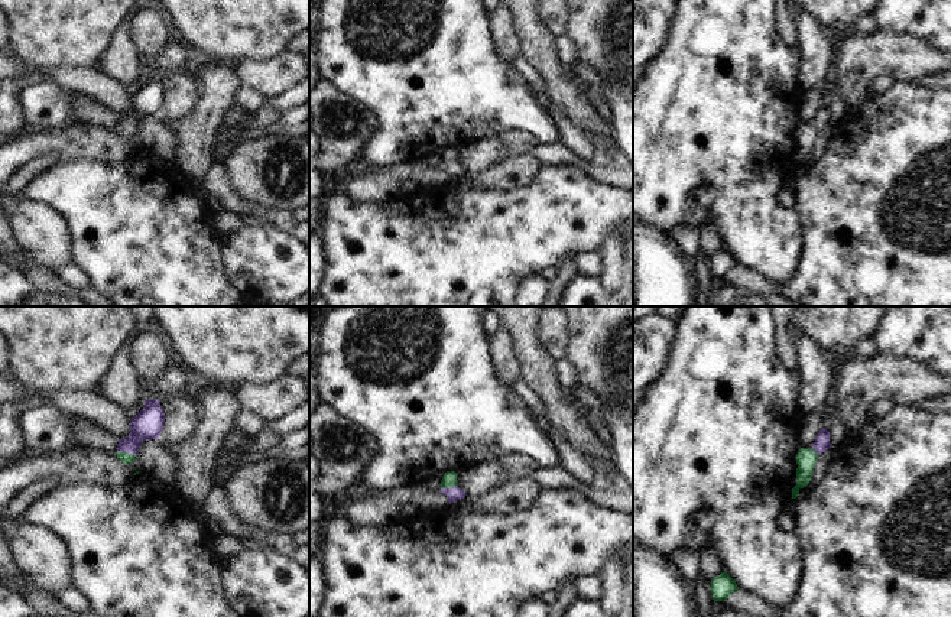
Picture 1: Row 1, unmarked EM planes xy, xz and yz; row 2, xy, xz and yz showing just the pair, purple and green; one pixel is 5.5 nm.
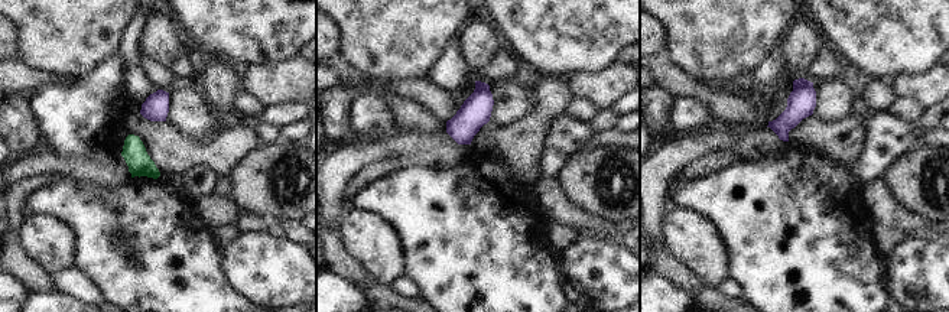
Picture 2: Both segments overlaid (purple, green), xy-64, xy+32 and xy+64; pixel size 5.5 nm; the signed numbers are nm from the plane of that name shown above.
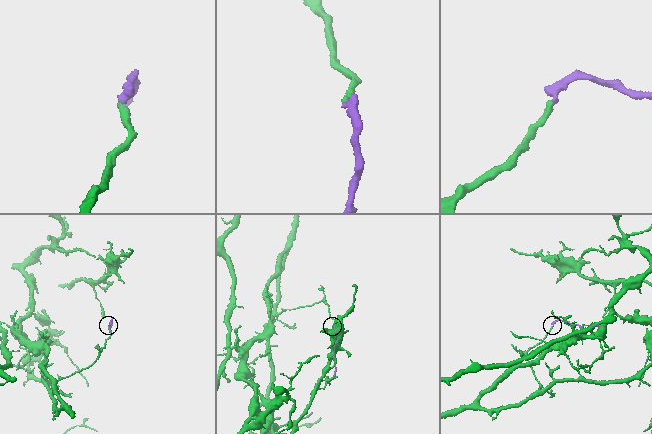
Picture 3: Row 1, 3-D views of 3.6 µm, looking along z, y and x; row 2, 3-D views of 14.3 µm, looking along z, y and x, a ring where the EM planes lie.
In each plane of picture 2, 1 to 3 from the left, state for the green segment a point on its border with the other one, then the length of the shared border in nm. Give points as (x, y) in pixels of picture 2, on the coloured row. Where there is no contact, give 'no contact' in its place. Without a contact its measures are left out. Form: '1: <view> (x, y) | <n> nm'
1: no contact
2: no contact
3: no contact

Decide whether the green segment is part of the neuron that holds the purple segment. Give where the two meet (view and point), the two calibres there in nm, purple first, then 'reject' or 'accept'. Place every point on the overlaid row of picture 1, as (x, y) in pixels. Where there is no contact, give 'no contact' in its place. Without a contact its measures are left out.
contact xy (127, 452); calibres 170 and 60 nm; accept

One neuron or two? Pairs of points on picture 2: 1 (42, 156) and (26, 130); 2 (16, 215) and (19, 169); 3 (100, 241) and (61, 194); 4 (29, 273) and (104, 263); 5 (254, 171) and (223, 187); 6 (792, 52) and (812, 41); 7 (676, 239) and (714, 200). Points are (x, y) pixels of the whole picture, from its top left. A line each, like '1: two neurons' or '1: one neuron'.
1: two neurons
2: two neurons
3: one neuron
4: two neurons
5: two neurons
6: one neuron
7: two neurons

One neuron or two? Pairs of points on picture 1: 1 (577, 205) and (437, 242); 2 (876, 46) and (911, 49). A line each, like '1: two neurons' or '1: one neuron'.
1: one neuron
2: one neuron

